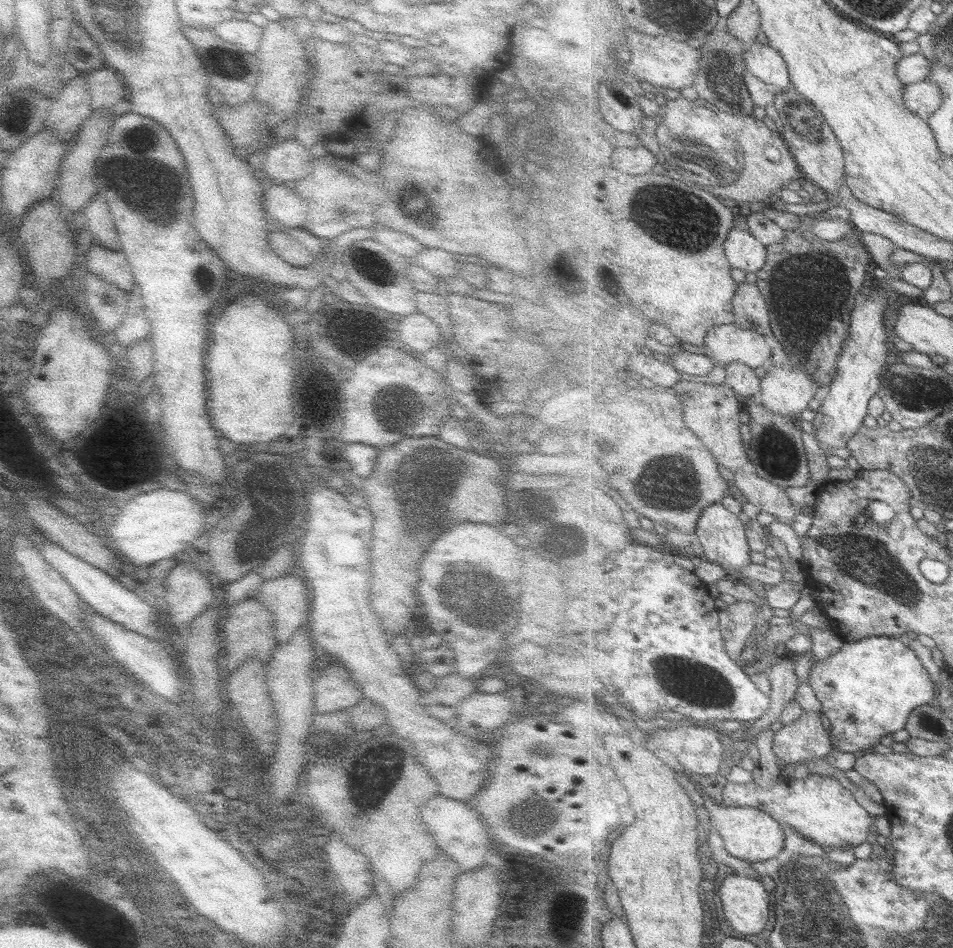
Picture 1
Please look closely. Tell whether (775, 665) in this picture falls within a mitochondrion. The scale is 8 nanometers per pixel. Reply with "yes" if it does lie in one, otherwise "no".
no

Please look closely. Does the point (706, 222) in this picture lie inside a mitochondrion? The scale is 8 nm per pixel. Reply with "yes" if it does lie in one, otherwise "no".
yes

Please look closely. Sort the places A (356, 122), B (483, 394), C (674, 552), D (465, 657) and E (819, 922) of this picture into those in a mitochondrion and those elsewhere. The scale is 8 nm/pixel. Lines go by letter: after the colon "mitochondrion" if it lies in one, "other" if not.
A: other
B: other
C: other
D: other
E: mitochondrion

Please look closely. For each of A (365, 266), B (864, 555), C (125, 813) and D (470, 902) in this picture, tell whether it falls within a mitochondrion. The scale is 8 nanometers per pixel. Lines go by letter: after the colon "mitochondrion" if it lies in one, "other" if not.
A: other
B: mitochondrion
C: other
D: other

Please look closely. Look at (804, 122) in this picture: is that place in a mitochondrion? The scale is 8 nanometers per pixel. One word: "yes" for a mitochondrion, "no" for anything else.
yes

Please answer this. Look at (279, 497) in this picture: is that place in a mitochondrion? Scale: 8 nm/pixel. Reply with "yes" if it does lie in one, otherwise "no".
yes

